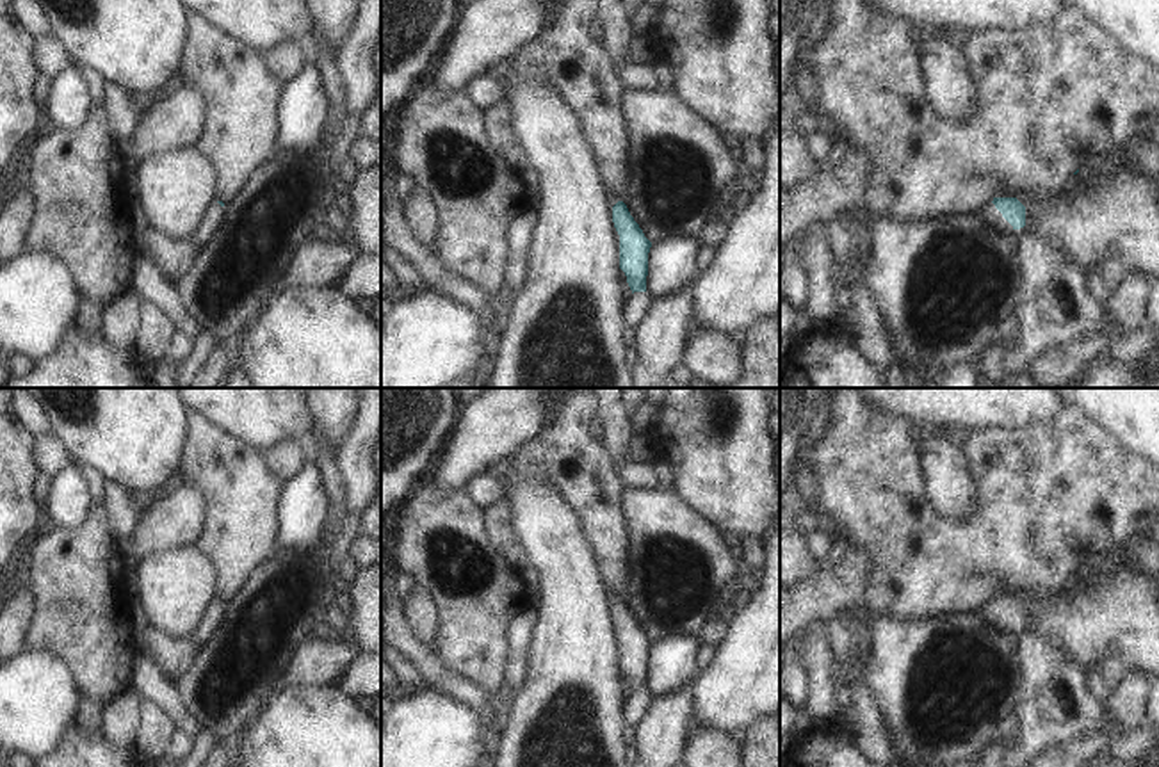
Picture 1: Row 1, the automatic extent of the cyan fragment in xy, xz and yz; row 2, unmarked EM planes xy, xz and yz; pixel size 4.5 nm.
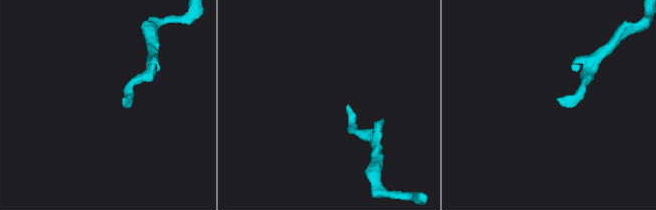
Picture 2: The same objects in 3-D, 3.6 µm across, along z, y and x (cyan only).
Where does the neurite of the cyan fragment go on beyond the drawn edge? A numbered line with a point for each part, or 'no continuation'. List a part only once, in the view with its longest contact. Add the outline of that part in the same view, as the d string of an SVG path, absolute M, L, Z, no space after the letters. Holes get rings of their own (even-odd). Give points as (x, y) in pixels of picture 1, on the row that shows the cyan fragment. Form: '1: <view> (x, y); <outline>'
1: yz (990, 214); M993 203L981 206L979 214L990 226L1004 231L1013 231L1013 226L1002 217L1002 214L995 208Z

